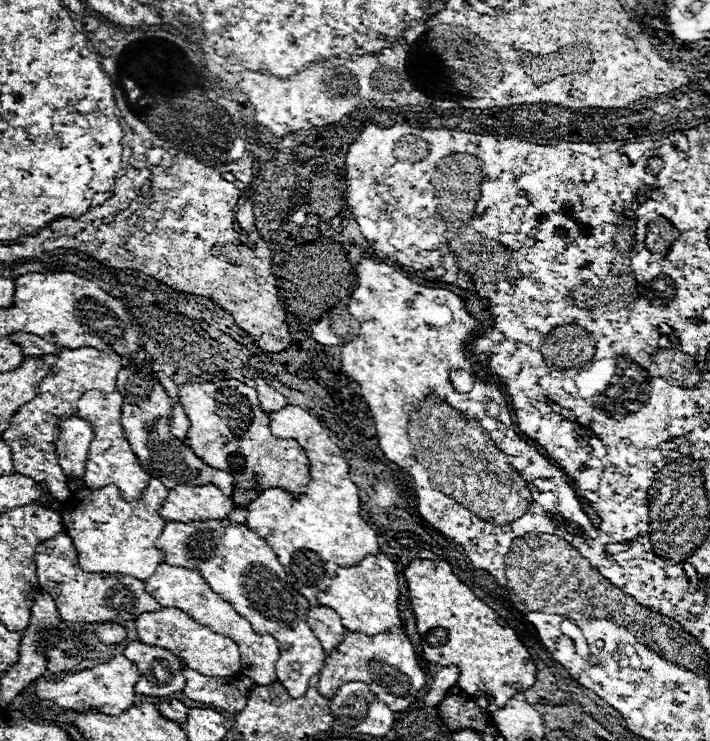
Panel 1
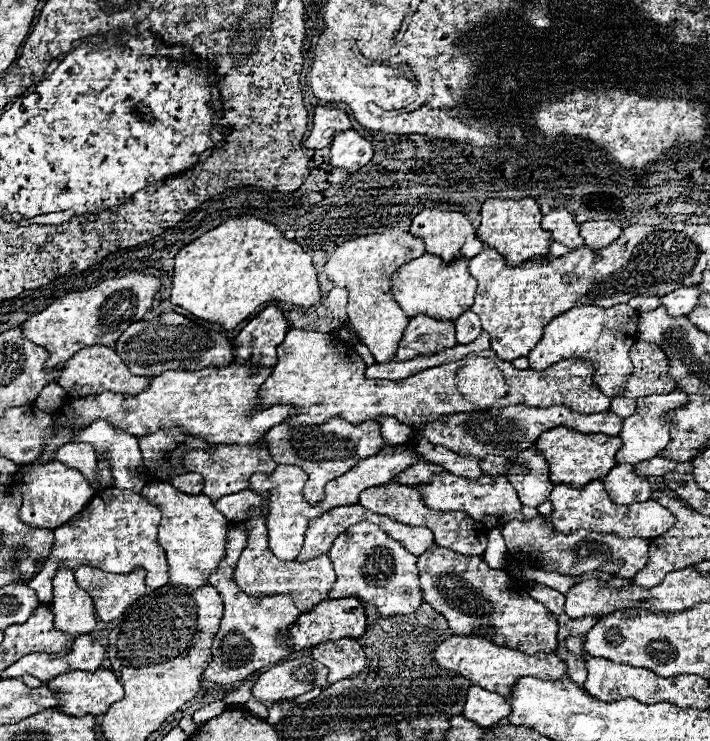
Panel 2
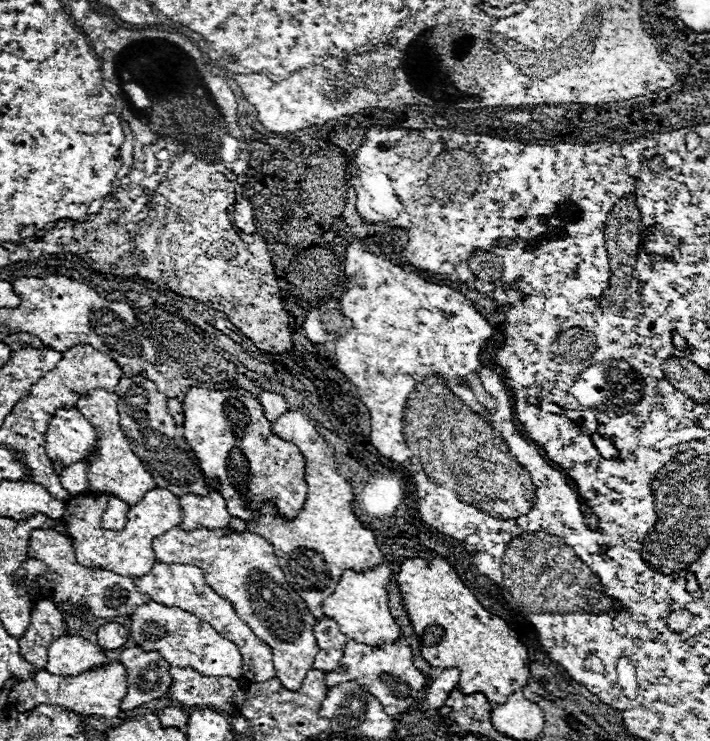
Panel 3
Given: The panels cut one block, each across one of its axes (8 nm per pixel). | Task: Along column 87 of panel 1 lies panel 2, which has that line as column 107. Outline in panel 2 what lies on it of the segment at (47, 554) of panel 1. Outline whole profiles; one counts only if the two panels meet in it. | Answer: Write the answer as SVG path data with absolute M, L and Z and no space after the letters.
M78 566L74 570L76 582L94 600L96 614L102 622L112 622L122 616L130 602L138 600L144 586L144 570L132 570L128 574L110 574L94 566Z

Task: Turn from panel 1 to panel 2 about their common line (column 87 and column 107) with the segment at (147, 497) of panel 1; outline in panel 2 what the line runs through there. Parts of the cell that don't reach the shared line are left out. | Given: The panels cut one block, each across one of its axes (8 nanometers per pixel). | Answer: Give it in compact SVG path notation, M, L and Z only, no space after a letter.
M114 488L98 490L96 496L88 502L88 506L80 512L80 518L76 518L72 524L64 524L54 530L54 544L44 568L26 584L36 592L40 604L48 604L52 602L50 582L54 578L54 570L58 570L58 566L74 570L80 564L88 564L114 574L144 568L148 588L166 586L168 562L164 550L156 542L158 524L160 524L160 510L154 504L146 502L142 494Z

